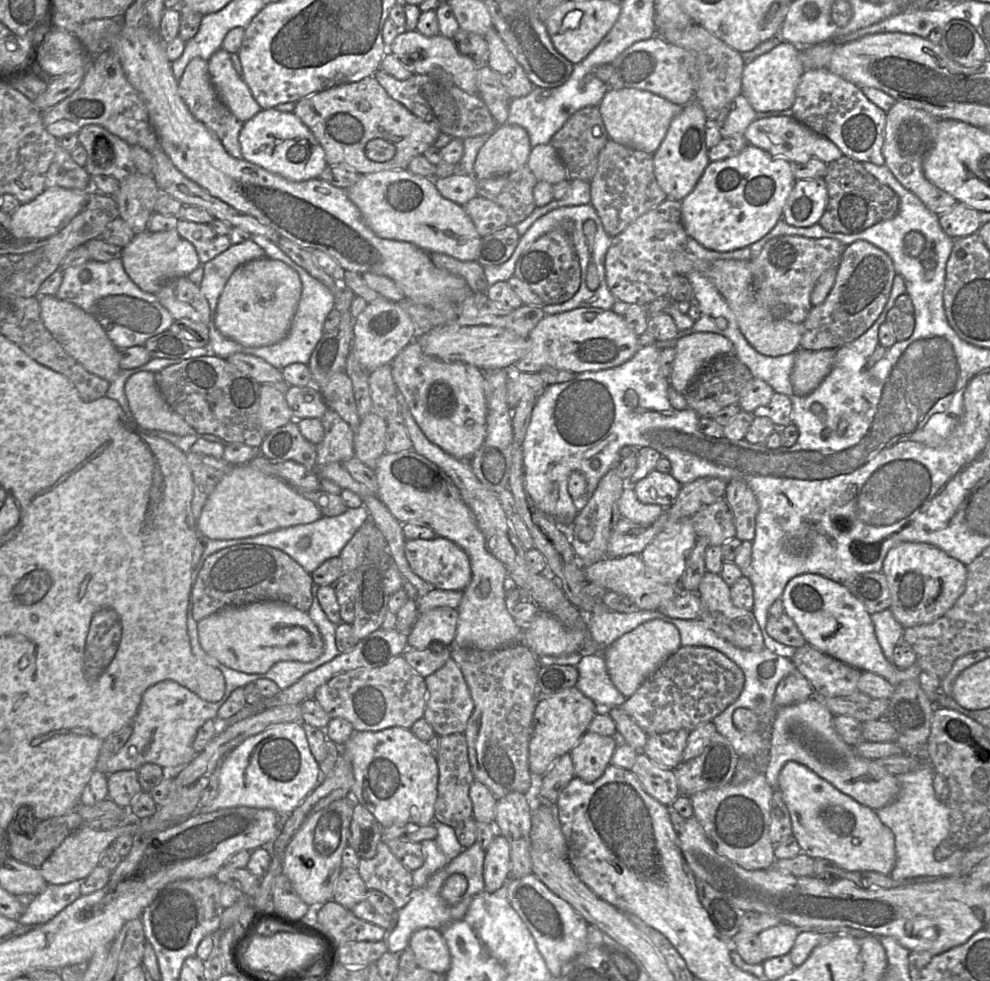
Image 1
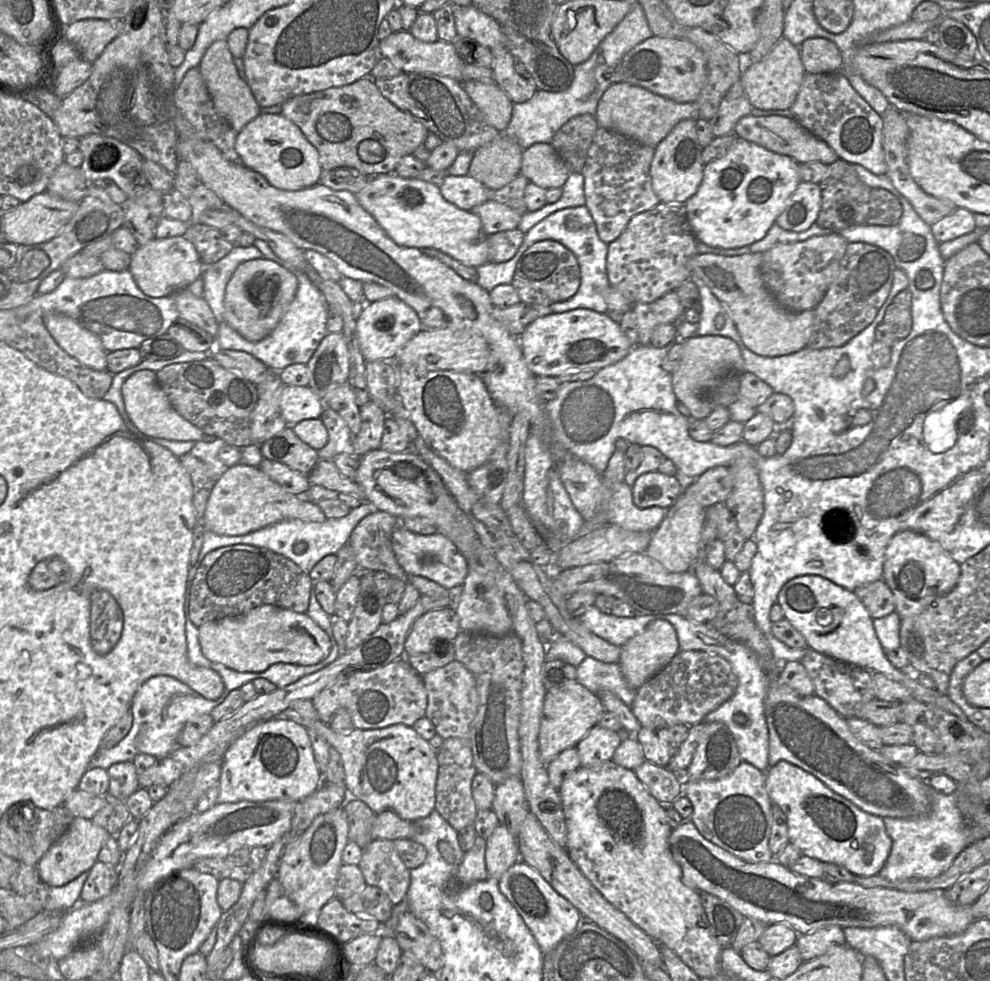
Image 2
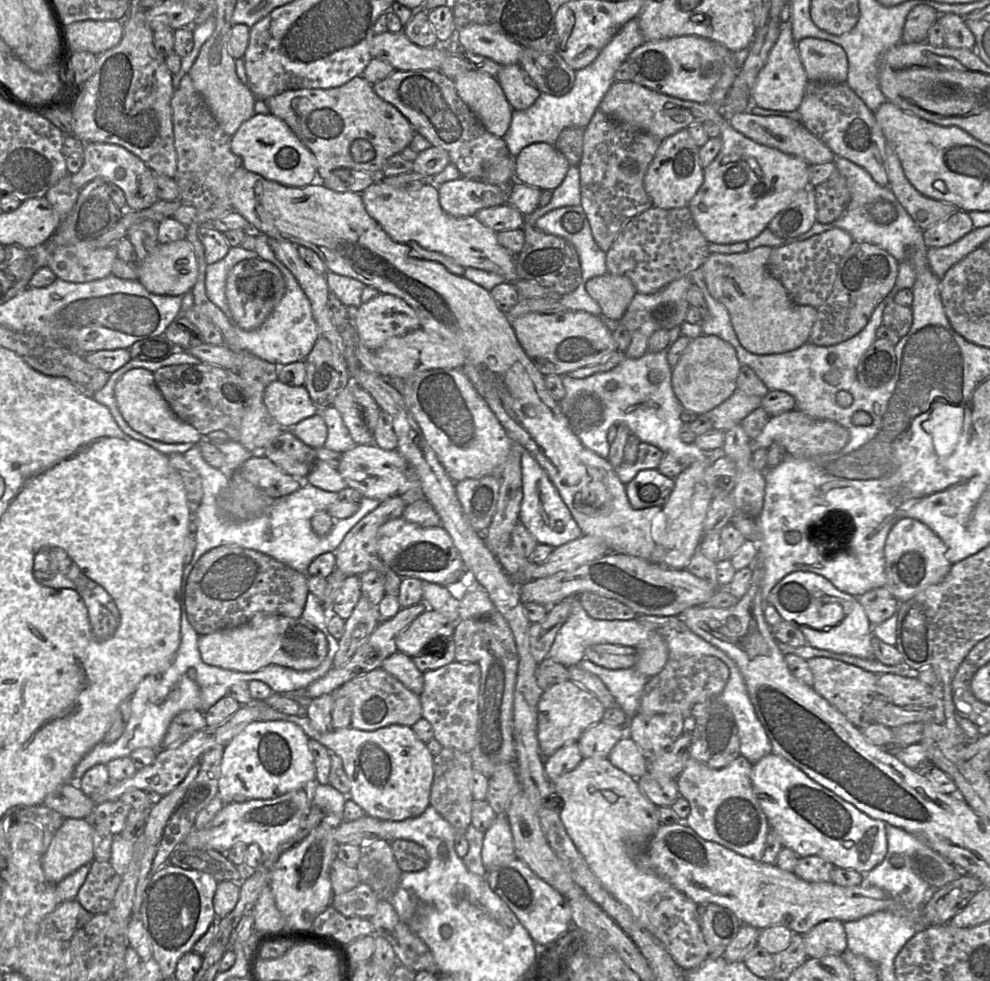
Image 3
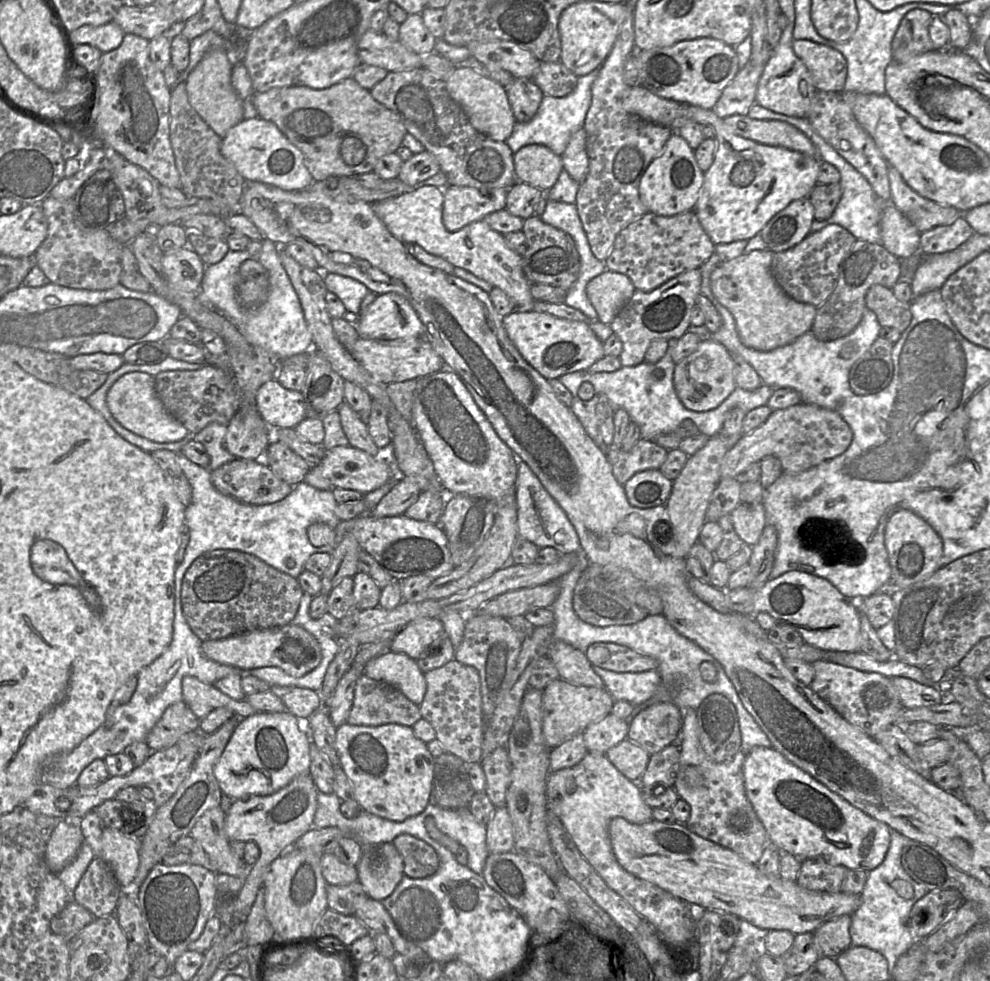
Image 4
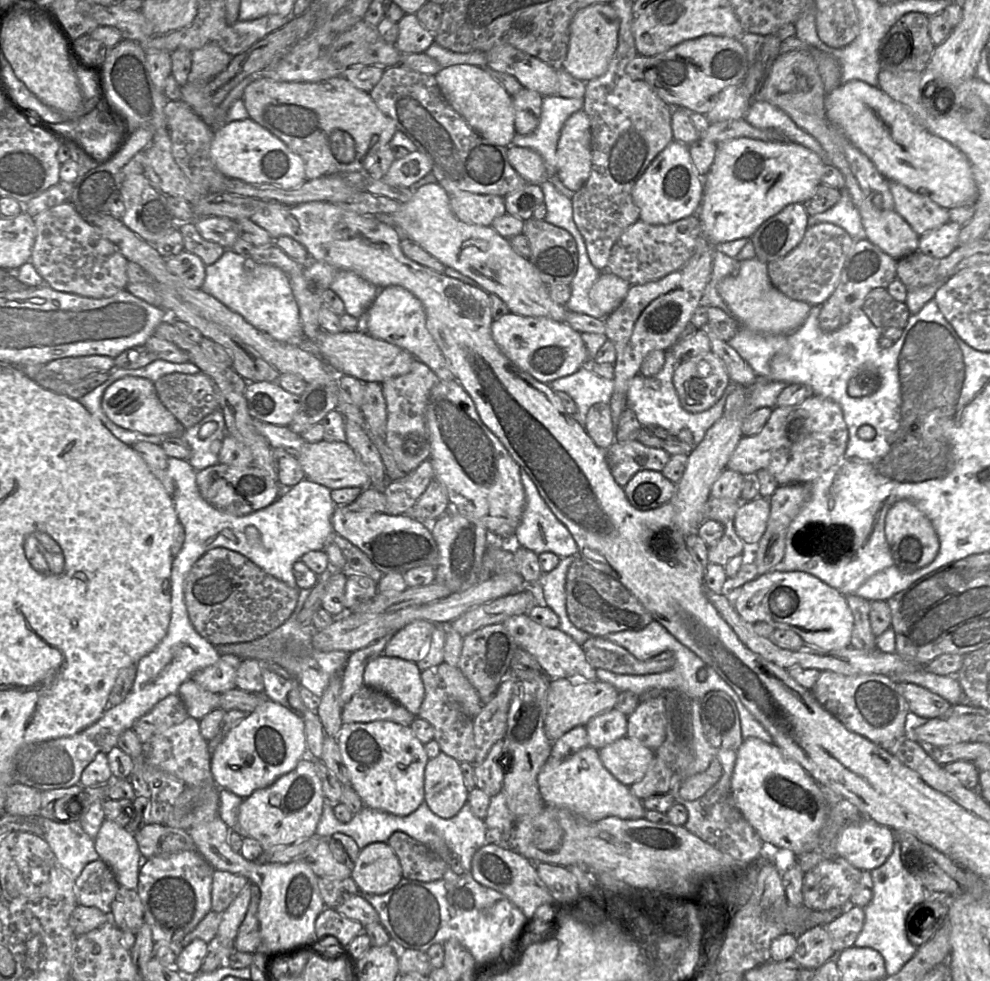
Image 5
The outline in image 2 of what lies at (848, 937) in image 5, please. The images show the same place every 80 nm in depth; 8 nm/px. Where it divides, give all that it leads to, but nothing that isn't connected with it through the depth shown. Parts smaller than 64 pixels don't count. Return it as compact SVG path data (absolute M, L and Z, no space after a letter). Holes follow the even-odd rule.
M827 926L814 932L801 934L796 940L803 962L823 955L834 945L844 944L846 939L843 928L839 926Z

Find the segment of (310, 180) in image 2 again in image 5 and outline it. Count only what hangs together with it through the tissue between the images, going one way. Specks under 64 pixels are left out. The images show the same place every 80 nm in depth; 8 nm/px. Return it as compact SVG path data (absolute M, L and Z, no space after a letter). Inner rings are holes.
M250 118L225 123L214 130L210 157L224 176L249 184L269 184L286 190L297 188L307 180L302 158Z

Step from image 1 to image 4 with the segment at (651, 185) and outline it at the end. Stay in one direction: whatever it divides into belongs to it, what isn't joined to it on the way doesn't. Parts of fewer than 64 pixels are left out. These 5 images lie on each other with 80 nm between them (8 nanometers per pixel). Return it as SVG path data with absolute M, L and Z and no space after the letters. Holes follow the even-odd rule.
M631 12L620 28L613 49L599 67L584 123L589 171L580 184L575 205L591 251L603 262L617 235L647 212L639 197L641 178L674 133L668 127L631 115L622 107L622 96L629 88L624 81L624 68L635 49L634 14Z

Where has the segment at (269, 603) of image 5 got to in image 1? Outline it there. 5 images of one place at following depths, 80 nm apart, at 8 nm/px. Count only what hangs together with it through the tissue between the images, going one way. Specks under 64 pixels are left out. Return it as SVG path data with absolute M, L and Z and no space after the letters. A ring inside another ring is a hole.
M238 544L221 549L204 562L191 589L193 618L199 622L231 606L277 601L307 612L312 604L312 576L280 549L258 544Z

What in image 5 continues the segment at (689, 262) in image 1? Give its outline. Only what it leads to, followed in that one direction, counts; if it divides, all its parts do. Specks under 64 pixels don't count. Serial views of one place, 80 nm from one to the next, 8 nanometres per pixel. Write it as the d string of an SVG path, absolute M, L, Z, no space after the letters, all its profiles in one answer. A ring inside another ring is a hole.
M756 257L739 261L739 269L718 283L718 293L741 327L756 332L792 332L804 323L812 309L808 303L793 300L781 293L768 276L768 264Z

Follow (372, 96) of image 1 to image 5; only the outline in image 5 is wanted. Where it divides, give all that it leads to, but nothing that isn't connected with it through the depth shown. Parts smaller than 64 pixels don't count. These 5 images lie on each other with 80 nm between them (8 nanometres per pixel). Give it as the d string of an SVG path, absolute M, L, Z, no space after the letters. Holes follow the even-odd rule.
M342 76L321 82L282 82L256 78L244 90L242 101L250 119L267 129L304 161L307 180L346 172L364 172L370 154L389 145L397 130L395 122L385 115L370 97Z

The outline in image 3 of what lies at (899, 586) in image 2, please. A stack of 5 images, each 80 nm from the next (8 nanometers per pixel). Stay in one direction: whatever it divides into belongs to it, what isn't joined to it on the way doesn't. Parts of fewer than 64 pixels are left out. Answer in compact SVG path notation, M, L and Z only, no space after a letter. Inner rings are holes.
M901 518L891 528L885 544L886 587L898 600L911 599L929 585L941 582L952 563L945 557L946 545L926 524L914 518Z

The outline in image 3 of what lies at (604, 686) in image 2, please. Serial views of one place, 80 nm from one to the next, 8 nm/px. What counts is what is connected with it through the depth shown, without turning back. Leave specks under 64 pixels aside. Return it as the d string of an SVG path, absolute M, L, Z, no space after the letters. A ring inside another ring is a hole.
M584 658L578 666L596 675L606 686L628 718L633 718L640 707L643 689L649 678L634 667L607 669Z

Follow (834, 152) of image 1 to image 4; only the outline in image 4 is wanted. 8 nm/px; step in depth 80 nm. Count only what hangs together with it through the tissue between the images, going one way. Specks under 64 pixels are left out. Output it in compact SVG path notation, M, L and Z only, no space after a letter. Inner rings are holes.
M748 115L722 118L729 133L759 144L782 147L819 159L811 140L796 127L779 120L756 120Z

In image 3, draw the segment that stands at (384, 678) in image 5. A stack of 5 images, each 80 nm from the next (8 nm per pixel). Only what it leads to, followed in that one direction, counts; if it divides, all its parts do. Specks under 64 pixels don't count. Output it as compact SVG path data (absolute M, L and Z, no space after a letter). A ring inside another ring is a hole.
M395 652L382 663L381 668L397 678L406 688L420 695L424 687L423 673L412 658L405 653Z

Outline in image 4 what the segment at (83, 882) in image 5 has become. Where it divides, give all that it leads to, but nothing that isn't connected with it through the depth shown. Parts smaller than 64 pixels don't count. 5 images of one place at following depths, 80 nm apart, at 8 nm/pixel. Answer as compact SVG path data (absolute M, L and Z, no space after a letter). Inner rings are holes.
M95 857L88 865L74 892L71 893L71 899L89 910L95 918L105 917L114 914L116 903L123 890L110 866L101 857Z

